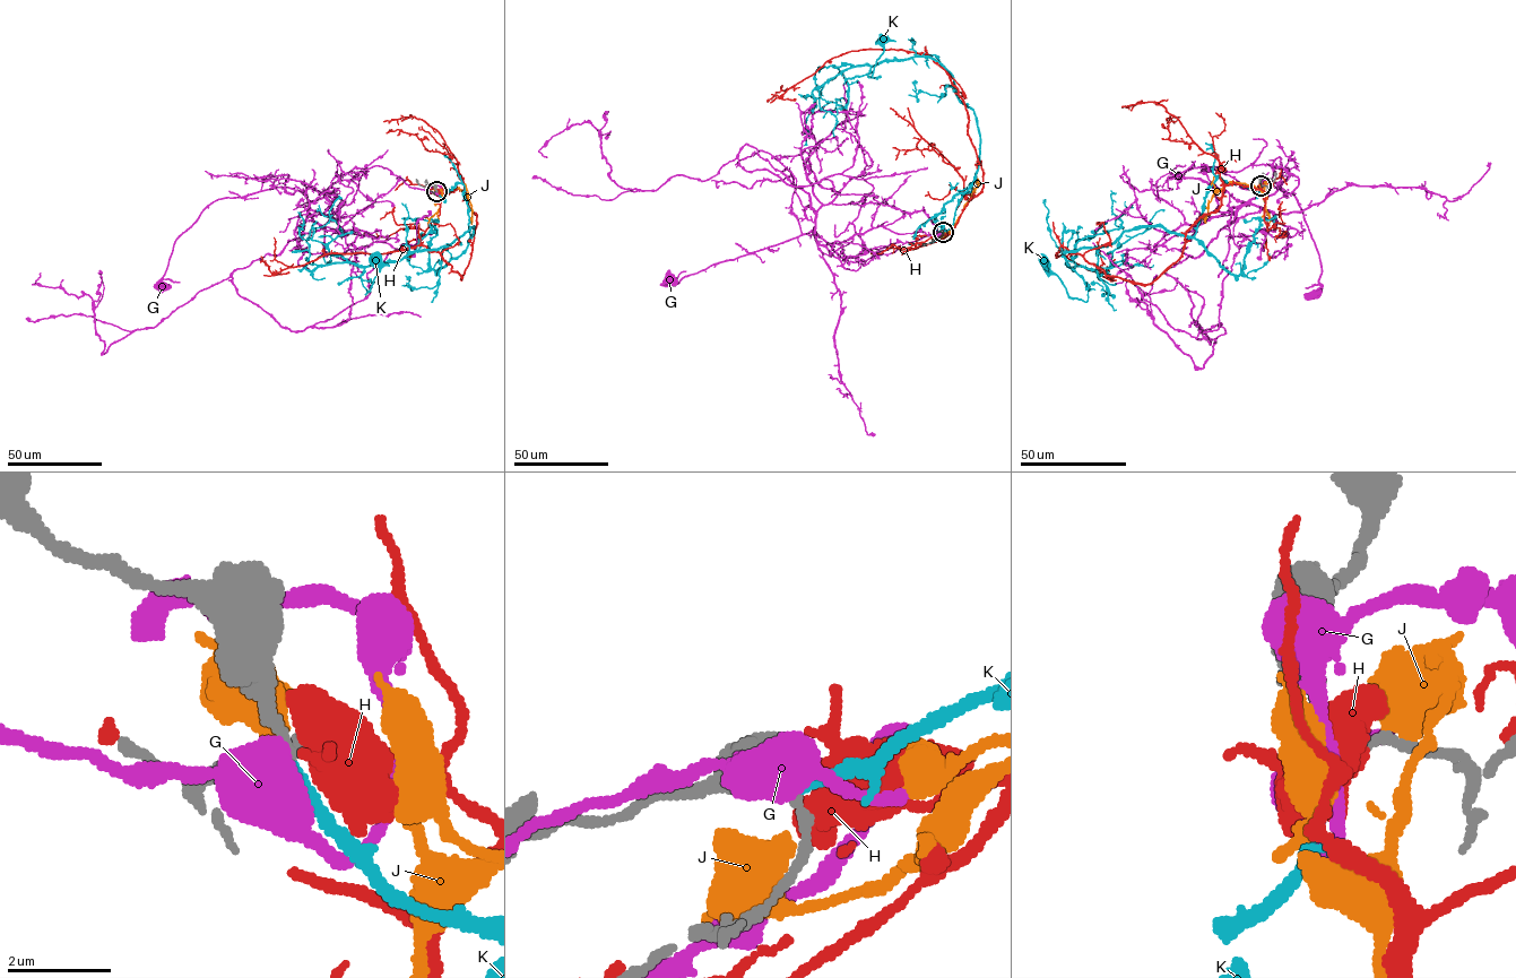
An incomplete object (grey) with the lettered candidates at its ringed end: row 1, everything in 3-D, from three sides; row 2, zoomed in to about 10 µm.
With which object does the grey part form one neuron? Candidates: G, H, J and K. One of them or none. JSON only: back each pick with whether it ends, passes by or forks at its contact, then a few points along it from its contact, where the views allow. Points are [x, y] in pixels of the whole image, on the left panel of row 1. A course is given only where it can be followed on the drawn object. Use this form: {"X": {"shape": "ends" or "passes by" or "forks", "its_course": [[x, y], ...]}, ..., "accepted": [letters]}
{"K": {"shape": "ends", "its_course": [[436, 192], [444, 197], [465, 187], [471, 236], [474, 226], [448, 245], [366, 266], [365, 294], [375, 257]]}, "accepted": ["K"]}

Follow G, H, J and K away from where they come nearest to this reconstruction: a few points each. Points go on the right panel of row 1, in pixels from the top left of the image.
G: (1262, 185), (1280, 157), (1290, 175), (1274, 193), (1258, 195), (1272, 181), (1297, 199), (1318, 254), (1316, 292)
H: (1263, 185), (1227, 184), (1146, 284), (1065, 248), (1056, 256), (1108, 278), (1115, 259)
J: (1265, 185), (1261, 190), (1252, 184), (1229, 182), (1216, 190), (1209, 202), (1205, 223)
K: (1262, 187), (1219, 176), (1192, 236), (1145, 225), (1066, 252), (1086, 301), (1071, 297), (1044, 260)

